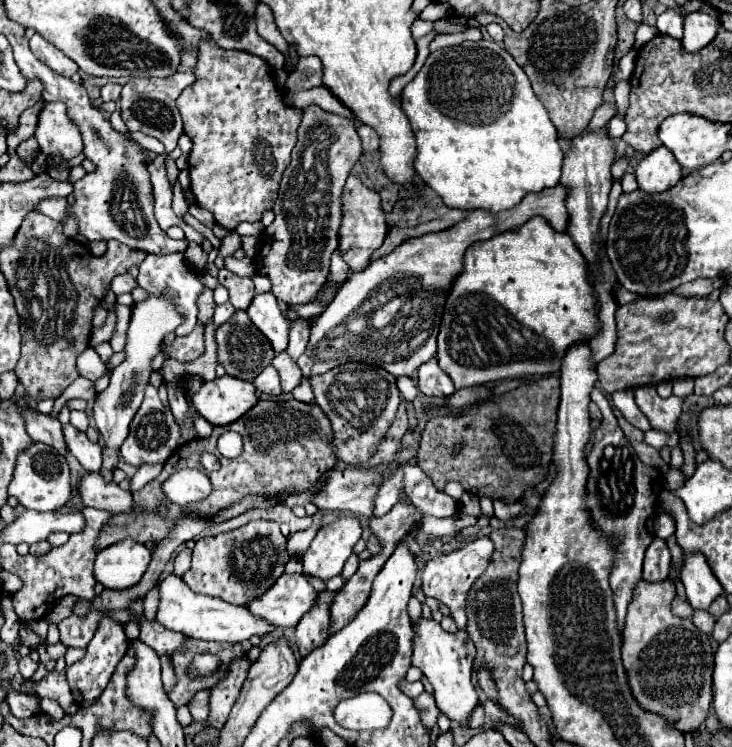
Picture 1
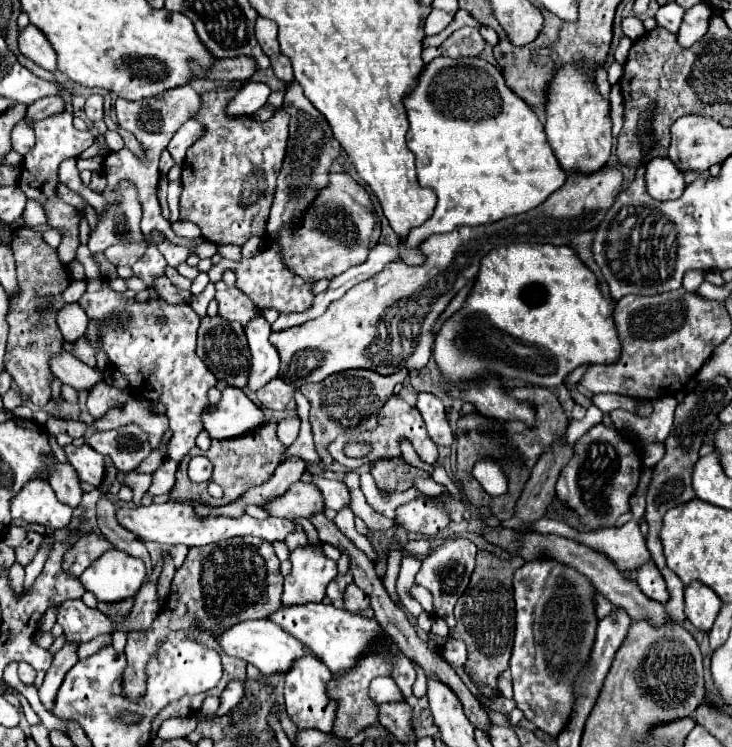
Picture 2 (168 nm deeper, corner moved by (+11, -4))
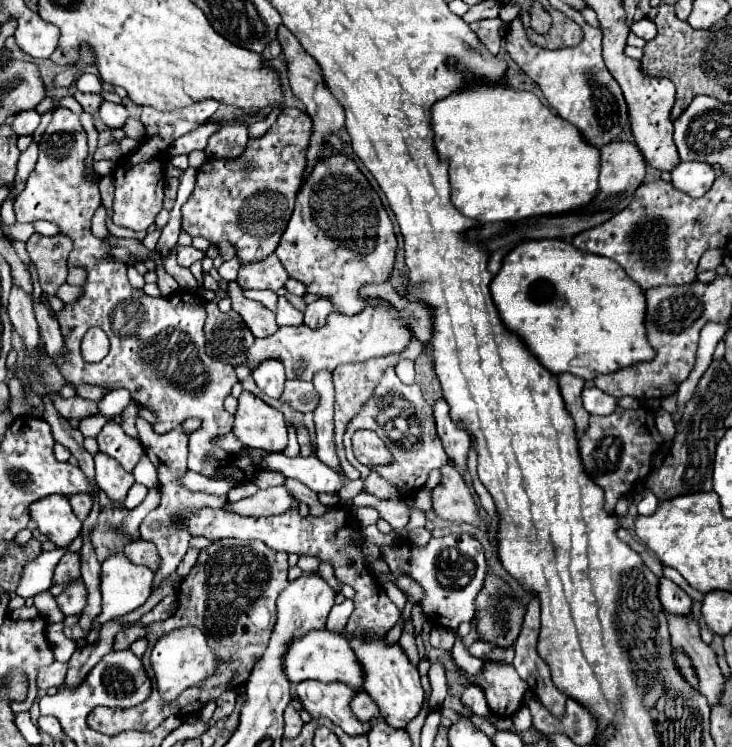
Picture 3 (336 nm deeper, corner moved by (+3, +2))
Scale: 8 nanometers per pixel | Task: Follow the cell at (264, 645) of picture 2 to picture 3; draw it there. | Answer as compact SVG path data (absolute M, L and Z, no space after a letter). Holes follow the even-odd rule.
M329 630L321 632L309 632L303 638L297 638L291 642L285 658L283 658L285 672L293 684L299 684L303 680L319 680L319 682L343 682L349 684L353 690L365 690L363 680L365 672L361 662L357 660L351 644L341 634L331 634Z

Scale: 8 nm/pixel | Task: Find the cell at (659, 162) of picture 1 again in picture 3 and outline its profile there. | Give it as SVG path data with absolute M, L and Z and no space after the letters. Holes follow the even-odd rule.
M681 162L673 172L673 186L693 198L703 196L715 182L713 166L705 162Z

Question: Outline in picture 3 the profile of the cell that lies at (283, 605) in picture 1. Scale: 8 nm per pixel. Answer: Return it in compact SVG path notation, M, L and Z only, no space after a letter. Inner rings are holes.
M353 638L349 642L351 642L359 662L363 664L365 690L373 698L373 702L377 704L381 718L391 728L405 730L405 726L421 712L421 706L425 700L425 692L423 692L417 668L409 662L409 658L399 648L399 644L387 646L385 640L361 640L361 638L359 640Z

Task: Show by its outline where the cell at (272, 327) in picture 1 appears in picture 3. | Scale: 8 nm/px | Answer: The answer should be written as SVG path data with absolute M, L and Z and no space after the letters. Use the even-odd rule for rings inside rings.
M279 360L263 362L259 368L253 370L253 378L269 398L275 398L275 400L281 398L281 392L285 386L285 372Z

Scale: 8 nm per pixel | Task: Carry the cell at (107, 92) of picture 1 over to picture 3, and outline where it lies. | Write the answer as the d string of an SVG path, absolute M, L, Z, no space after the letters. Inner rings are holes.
M107 100L99 108L99 116L101 116L101 120L107 128L123 128L127 118L129 118L123 104L113 104L113 102L107 102Z

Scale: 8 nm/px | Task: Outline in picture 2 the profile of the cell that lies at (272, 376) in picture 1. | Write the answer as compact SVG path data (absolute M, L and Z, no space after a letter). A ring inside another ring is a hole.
M273 378L273 382L267 382L261 390L257 390L257 398L263 406L271 410L295 410L295 398L293 398L295 388L291 384L285 384L281 378Z

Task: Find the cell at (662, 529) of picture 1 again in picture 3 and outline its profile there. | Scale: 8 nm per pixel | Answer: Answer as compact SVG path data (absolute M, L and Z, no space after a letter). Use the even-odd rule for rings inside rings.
M645 490L645 494L643 494L641 502L637 504L637 510L639 510L639 514L643 514L643 516L651 516L651 514L655 512L657 504L659 504L659 500L653 496L653 492Z

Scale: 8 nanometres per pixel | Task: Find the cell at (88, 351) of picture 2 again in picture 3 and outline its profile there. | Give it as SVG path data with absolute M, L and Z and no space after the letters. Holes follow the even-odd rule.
M56 108L47 132L39 142L37 166L31 172L25 190L15 200L17 222L53 222L61 234L67 234L73 240L69 266L83 266L87 270L83 294L57 312L65 338L65 352L55 358L53 364L73 386L97 384L105 386L107 392L127 388L141 408L151 410L157 416L153 430L159 434L173 430L187 418L201 418L203 426L189 436L189 470L215 478L229 466L229 454L223 448L213 446L211 440L233 430L233 416L223 408L223 400L237 384L235 370L229 364L213 360L205 352L203 324L207 312L201 296L191 292L177 292L165 300L147 296L143 290L129 284L127 266L113 260L113 244L93 236L91 218L101 206L101 196L97 180L91 180L85 170L87 154L87 136L79 116L68 108ZM93 326L101 328L111 340L111 350L99 364L89 364L81 356L81 340Z

